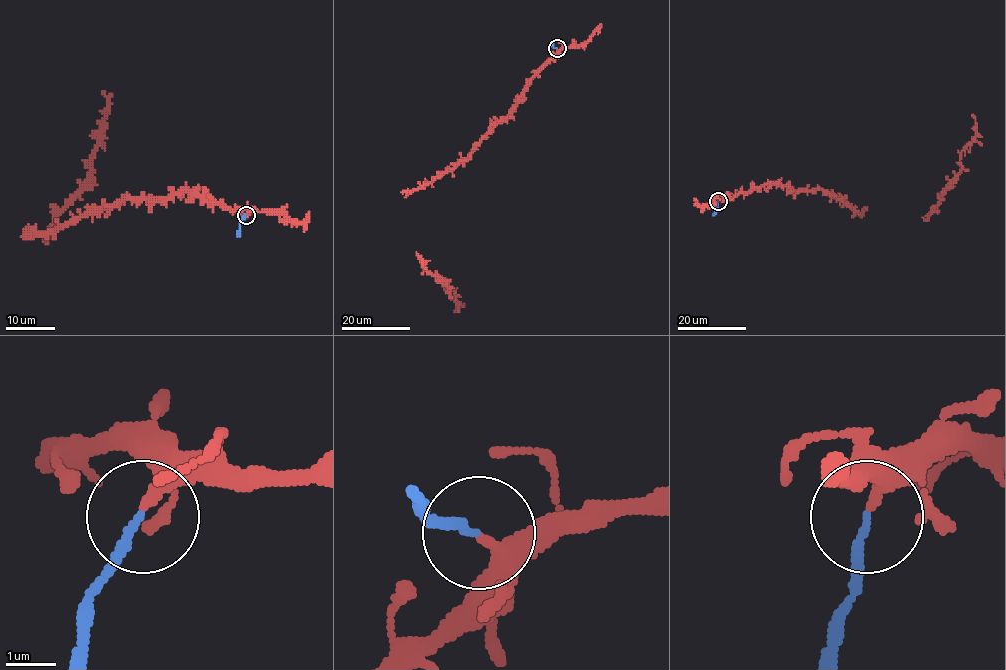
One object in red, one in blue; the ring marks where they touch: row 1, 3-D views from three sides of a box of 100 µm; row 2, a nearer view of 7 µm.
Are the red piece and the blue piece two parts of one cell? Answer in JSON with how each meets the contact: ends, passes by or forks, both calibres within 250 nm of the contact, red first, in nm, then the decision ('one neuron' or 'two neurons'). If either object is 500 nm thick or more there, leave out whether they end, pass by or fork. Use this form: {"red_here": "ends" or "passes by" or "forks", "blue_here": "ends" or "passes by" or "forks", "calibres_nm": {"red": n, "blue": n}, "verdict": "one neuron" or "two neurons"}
{"red_here": "ends", "blue_here": "ends", "calibres_nm": {"red": 240, "blue": 160}, "verdict": "two neurons"}

